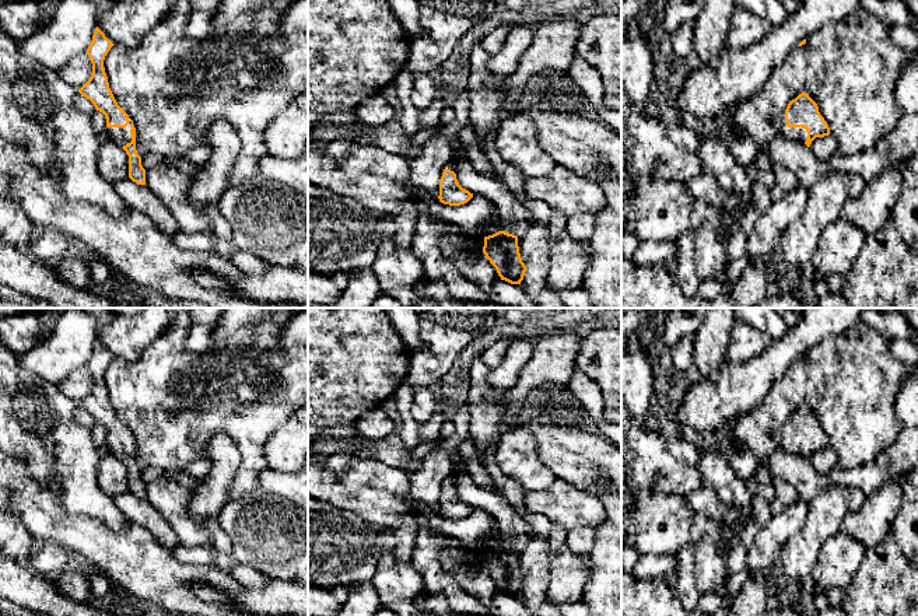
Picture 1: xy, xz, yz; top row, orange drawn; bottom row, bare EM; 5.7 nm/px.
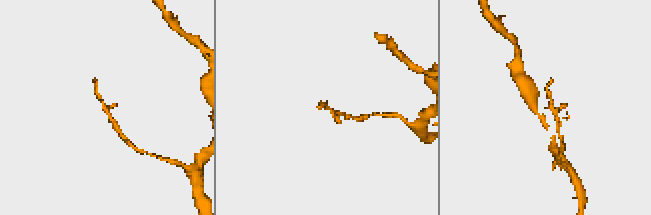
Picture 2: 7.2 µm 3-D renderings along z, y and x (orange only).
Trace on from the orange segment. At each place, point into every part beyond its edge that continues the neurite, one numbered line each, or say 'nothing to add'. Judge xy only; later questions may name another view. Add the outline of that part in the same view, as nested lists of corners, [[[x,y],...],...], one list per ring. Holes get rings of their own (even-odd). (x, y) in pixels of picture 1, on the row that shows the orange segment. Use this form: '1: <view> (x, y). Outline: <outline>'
1: xy (121, 136). Outline: [[[129,116],[129,125],[126,127],[106,127],[106,134],[108,134],[109,140],[112,140],[118,146],[123,147],[132,141],[130,129],[132,129],[132,122],[130,122],[130,116]]]

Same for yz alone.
1: yz (791, 133). Outline: [[[785,116],[782,119],[782,127],[779,132],[781,136],[784,136],[788,140],[796,140],[805,143],[807,139],[807,132],[803,127],[788,127]]]

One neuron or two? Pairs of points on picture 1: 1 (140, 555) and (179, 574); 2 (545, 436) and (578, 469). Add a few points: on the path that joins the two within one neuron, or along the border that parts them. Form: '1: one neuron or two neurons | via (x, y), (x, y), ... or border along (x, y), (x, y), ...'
1: one neuron | via (150, 564), (160, 574), (170, 574)
2: one neuron | via (553, 444), (570, 461)

